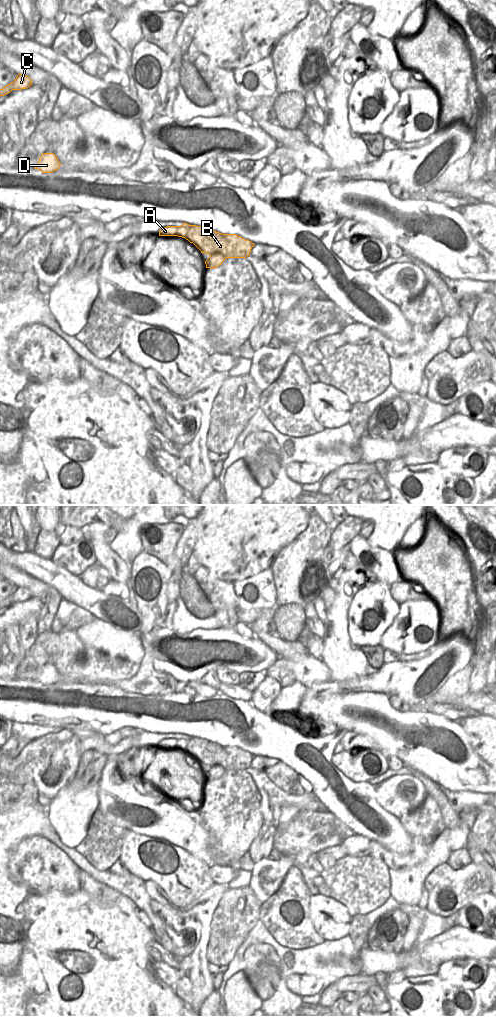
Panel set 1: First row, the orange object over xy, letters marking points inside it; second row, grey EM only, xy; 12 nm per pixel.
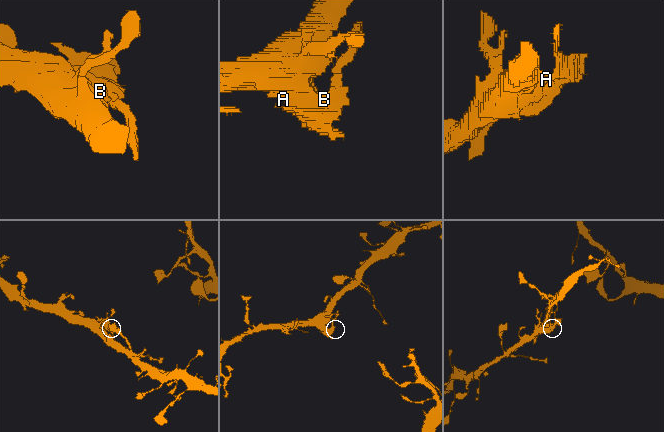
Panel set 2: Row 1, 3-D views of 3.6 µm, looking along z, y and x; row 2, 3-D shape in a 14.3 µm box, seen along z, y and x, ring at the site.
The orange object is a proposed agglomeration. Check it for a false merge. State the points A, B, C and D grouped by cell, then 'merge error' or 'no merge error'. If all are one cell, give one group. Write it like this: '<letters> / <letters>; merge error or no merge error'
A C D / B; merge error

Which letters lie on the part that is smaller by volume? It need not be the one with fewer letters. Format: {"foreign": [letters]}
{"foreign": ["B"]}

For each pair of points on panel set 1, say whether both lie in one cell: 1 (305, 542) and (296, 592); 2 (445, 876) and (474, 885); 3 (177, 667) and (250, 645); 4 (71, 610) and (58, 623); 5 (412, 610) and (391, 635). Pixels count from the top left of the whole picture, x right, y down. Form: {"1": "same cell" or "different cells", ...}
{"1": "same cell", "2": "same cell", "3": "same cell", "4": "same cell", "5": "same cell"}

